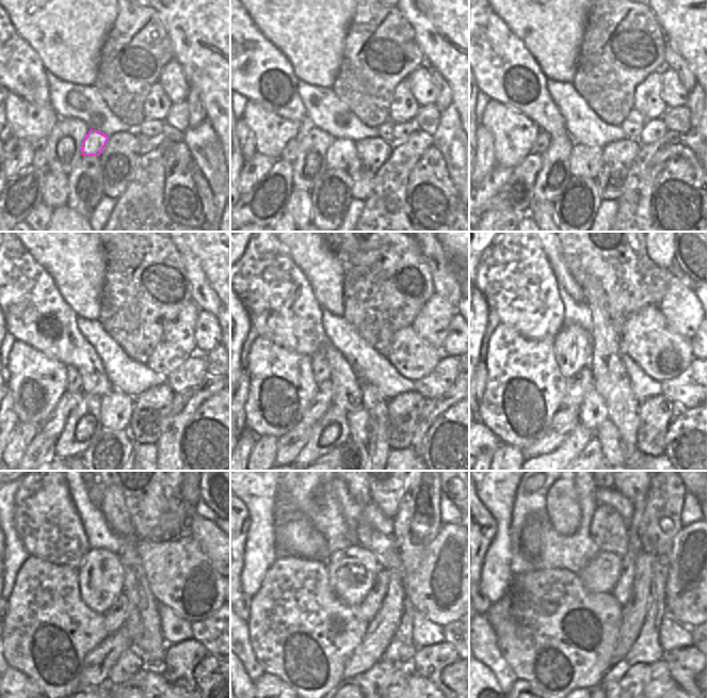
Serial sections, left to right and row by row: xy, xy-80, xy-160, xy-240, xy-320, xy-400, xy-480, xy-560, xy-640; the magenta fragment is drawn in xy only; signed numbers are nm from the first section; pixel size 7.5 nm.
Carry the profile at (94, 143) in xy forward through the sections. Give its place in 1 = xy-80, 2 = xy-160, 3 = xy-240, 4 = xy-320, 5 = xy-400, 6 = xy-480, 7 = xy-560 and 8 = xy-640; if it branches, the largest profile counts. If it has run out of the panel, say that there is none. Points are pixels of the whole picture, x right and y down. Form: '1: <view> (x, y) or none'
1: xy-80 (341, 152)
2: xy-160 (584, 161)
3: xy-240 (116, 407)
4: xy-320 (358, 421)
5: xy-400 (607, 433)
6: xy-480 (148, 687)
7: xy-560 (417, 687)
8: xy-640 (677, 687)

